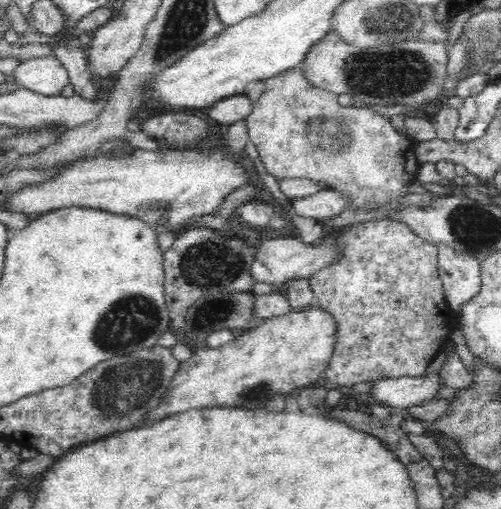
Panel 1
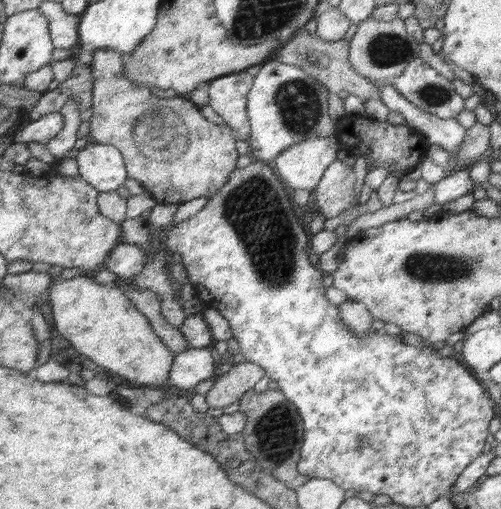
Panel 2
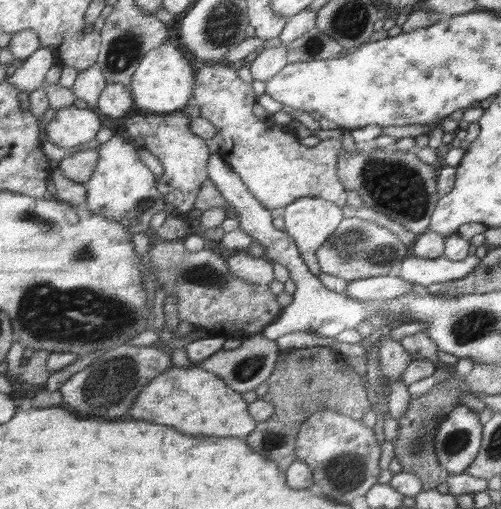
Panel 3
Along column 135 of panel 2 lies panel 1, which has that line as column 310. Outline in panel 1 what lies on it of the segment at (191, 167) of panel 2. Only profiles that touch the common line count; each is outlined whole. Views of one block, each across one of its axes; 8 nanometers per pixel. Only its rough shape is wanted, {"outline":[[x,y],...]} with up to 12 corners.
{"outline":[[269,76],[245,119],[277,179],[406,194],[415,144],[370,107]]}

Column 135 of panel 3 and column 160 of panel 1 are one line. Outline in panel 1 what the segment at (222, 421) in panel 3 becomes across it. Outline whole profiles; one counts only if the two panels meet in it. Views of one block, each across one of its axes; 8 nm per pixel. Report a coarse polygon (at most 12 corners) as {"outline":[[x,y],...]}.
{"outline":[[317,303],[195,349],[148,423],[314,386],[338,342]]}

